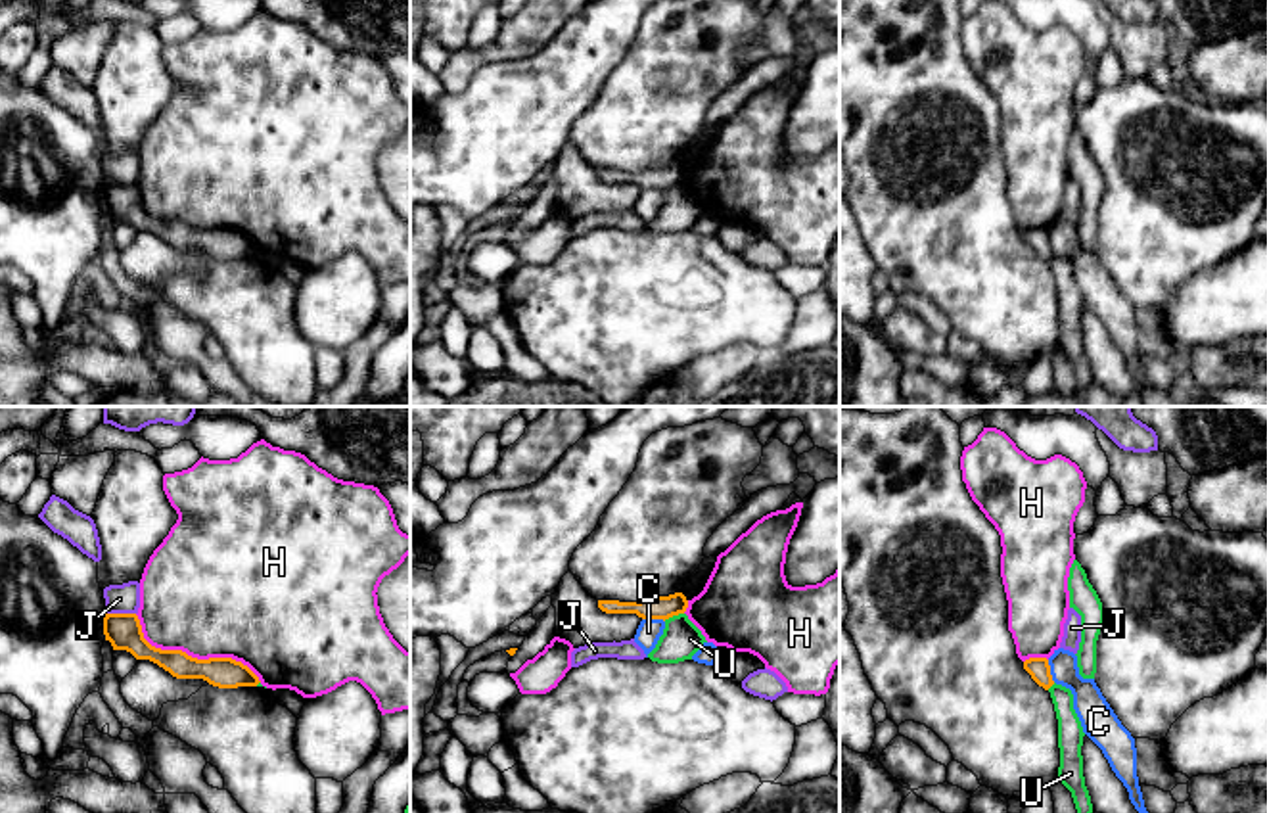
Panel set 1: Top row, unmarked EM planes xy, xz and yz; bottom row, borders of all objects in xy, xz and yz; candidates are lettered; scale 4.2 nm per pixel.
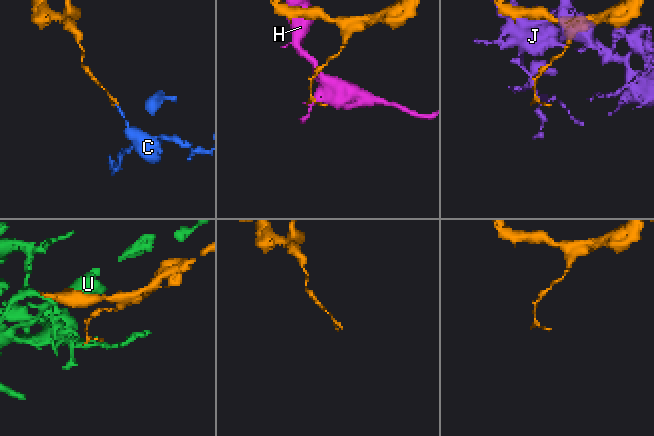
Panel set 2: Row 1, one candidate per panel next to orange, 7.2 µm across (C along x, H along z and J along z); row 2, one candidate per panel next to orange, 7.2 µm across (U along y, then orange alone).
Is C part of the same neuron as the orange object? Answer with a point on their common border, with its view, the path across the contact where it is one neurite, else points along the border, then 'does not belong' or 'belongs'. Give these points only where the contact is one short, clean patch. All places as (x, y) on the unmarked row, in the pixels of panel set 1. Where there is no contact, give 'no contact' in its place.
xz (654, 188) | along xz (643, 188), (660, 188), (664, 192) | does not belong

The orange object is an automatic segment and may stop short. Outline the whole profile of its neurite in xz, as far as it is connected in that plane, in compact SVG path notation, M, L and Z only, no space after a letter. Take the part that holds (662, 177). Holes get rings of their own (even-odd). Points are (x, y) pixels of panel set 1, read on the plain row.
M682 163L669 167L646 169L640 173L598 171L598 178L606 184L636 184L642 190L669 190L684 184L688 171Z

